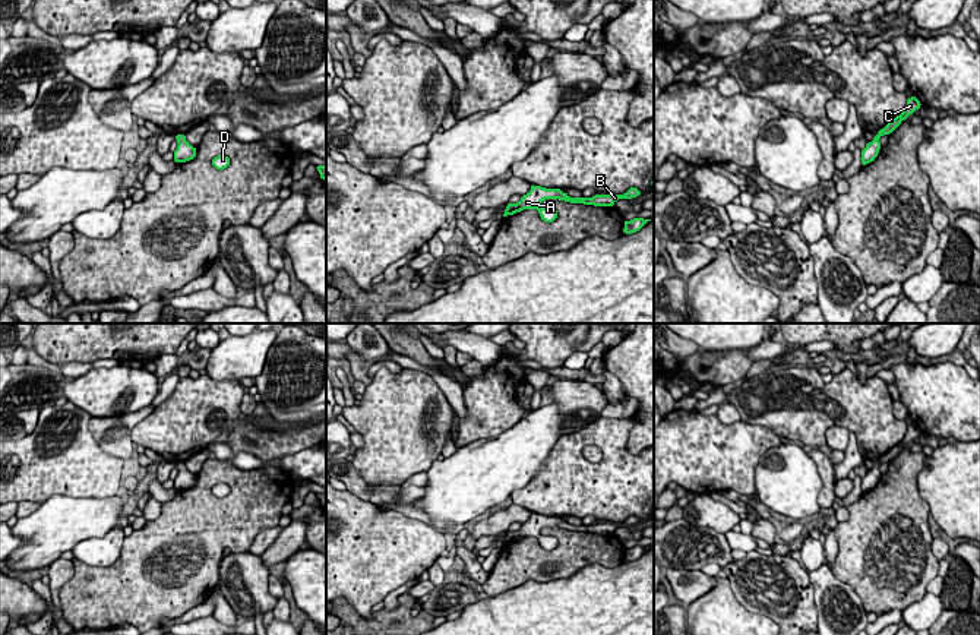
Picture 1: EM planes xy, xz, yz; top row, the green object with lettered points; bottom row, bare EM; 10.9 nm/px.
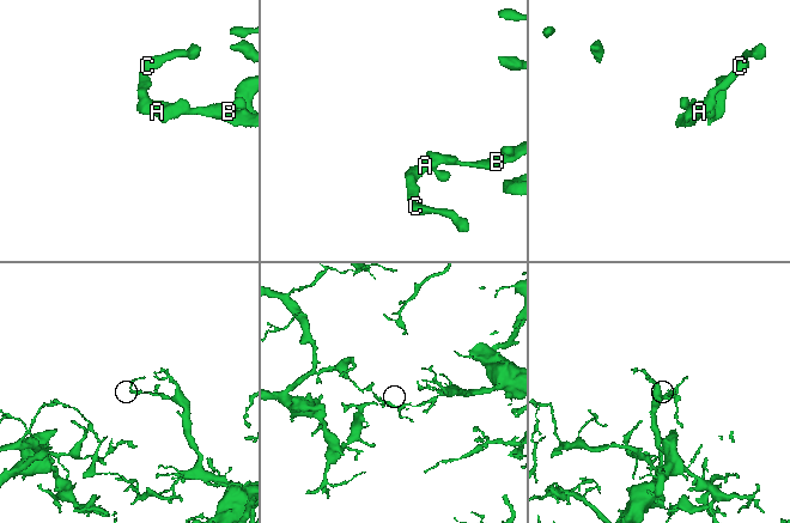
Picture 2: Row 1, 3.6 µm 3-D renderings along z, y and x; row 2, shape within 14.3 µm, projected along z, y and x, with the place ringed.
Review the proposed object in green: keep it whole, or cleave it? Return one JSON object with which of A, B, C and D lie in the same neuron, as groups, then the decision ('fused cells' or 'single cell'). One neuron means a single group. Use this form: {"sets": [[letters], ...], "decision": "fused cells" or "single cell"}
{"sets": [["A", "B", "C", "D"]], "decision": "single cell"}

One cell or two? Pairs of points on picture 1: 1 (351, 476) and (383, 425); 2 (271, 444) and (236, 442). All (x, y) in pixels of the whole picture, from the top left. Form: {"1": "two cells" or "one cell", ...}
{"1": "two cells", "2": "one cell"}

